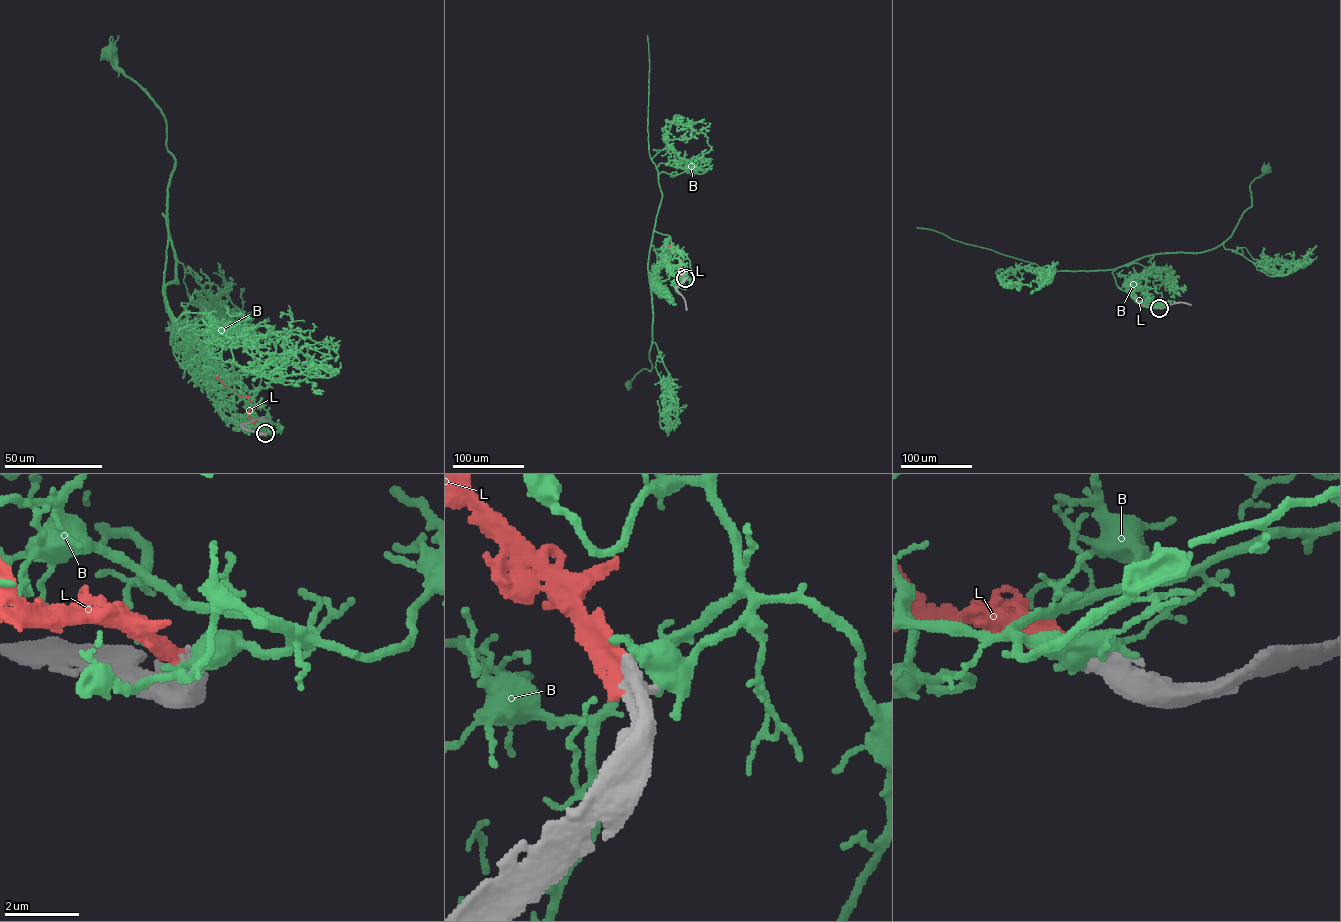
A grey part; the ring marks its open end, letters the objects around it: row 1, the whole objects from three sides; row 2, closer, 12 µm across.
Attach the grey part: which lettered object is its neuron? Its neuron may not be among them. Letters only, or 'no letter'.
L

